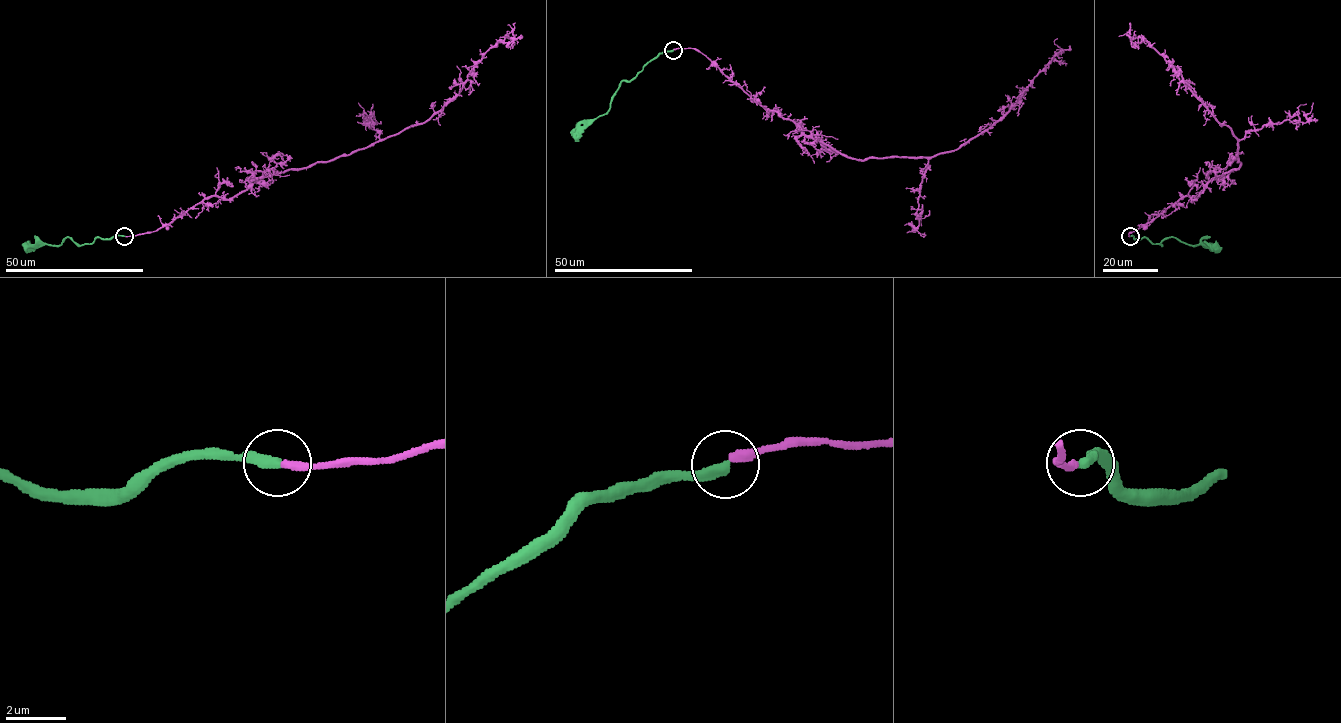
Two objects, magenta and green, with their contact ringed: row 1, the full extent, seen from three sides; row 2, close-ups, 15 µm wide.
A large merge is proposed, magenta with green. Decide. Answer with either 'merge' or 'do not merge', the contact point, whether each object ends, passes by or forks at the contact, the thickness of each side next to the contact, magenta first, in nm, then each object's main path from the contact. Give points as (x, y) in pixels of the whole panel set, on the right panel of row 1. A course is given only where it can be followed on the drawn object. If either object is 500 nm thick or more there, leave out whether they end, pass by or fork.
do not merge; at (1130, 236); magenta ends there; green ends there; 280 nm thick on the magenta side, 400 nm on the other; magenta runs (1130, 236), (1240, 163), (1230, 128), (1169, 63), (1147, 42), (1133, 42), (1127, 32), (1118, 36); green runs (1130, 236), (1145, 237), (1161, 245), (1164, 239), (1173, 237), (1190, 244), (1214, 247)

